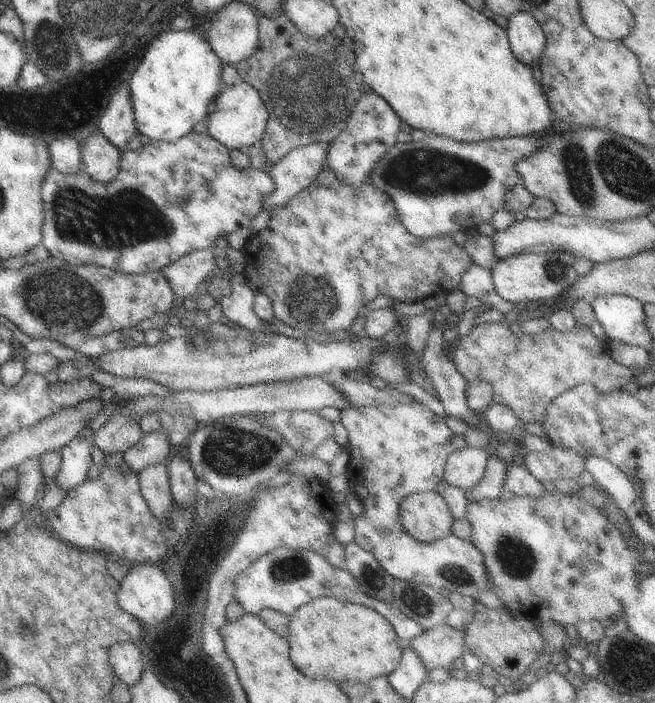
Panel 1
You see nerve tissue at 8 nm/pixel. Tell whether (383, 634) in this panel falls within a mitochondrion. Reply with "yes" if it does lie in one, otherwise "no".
no

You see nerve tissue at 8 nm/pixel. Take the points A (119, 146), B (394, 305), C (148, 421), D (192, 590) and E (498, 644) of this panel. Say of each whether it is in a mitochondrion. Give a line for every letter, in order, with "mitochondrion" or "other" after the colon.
A: other
B: other
C: other
D: other
E: other

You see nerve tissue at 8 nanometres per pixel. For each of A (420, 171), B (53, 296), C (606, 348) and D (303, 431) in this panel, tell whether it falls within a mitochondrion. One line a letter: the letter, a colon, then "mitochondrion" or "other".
A: mitochondrion
B: mitochondrion
C: other
D: mitochondrion

